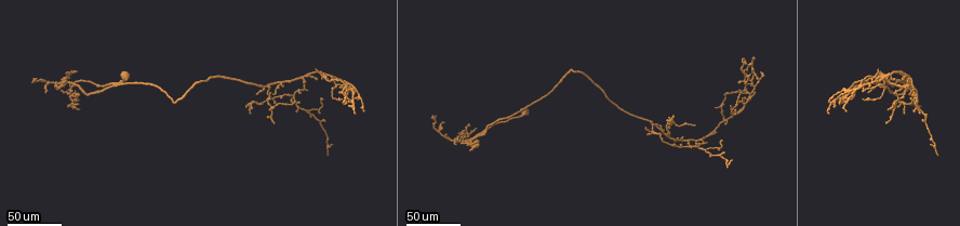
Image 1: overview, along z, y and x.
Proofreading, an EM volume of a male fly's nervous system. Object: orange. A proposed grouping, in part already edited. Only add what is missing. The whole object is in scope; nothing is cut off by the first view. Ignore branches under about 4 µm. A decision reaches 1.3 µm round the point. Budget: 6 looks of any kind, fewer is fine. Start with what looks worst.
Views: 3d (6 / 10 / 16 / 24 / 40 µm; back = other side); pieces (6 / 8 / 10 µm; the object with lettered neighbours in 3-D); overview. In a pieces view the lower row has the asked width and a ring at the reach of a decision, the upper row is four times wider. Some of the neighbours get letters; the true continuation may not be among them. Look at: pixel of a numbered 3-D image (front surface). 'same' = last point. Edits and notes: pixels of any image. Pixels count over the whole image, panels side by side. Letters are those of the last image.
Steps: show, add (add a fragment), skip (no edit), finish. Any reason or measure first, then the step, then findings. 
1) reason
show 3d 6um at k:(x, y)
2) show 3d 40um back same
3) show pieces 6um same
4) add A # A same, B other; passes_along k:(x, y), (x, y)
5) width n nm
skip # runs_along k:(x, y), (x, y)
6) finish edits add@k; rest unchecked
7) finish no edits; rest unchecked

an open end
show 3d 40um at 1:(453, 143)

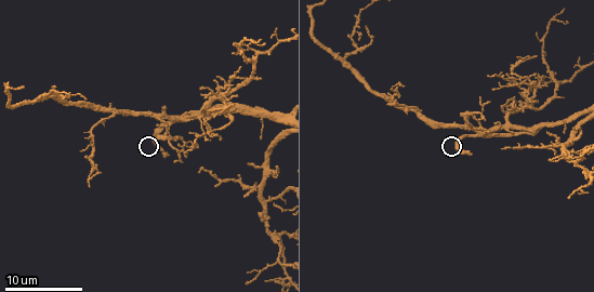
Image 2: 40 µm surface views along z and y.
show pieces 8um at 2:(471, 155)

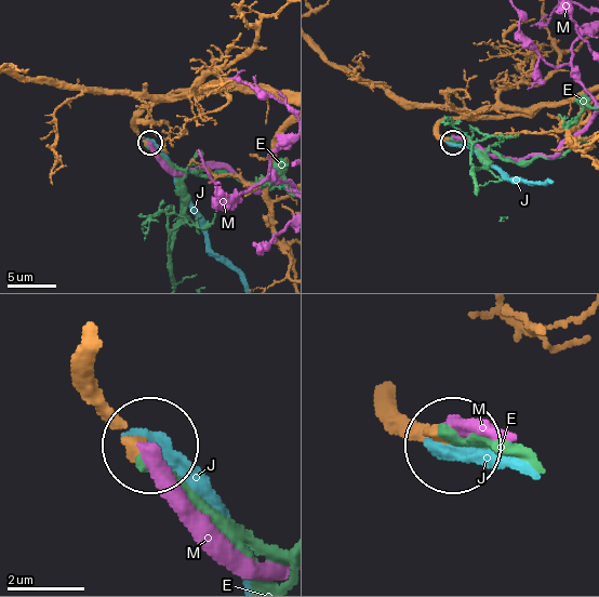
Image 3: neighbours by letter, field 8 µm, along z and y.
skip # E other, J other, M other; no lettered fragment goes on from it

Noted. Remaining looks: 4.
branch stops here
show 3d 40um at 1:(316, 70)

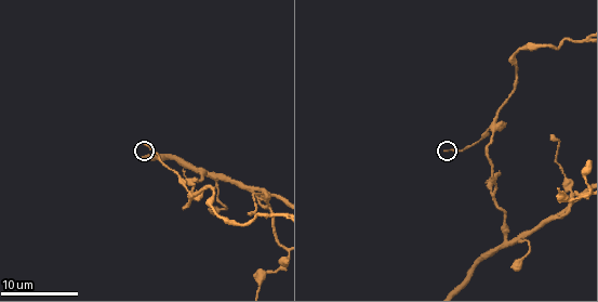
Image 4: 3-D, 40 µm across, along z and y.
show 3d 10um at 4:(447, 152)

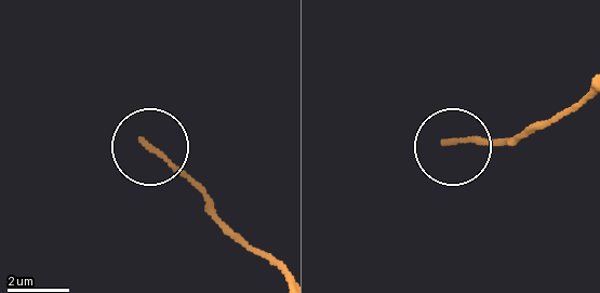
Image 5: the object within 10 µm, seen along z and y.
show pieces 8um at 5:(146, 143)

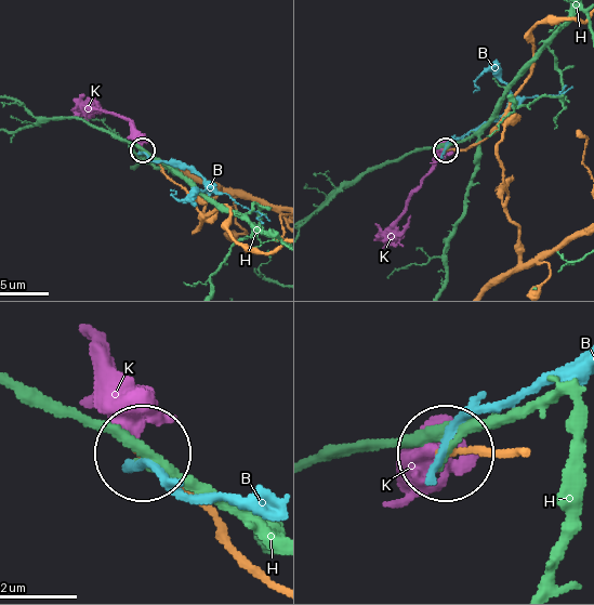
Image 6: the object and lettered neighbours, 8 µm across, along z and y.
skip # B other, H other, K other; runs_along 6:(520, 454), (446, 454); no lettered fragment goes on from it

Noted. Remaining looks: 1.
finish no edits; rest unchecked

